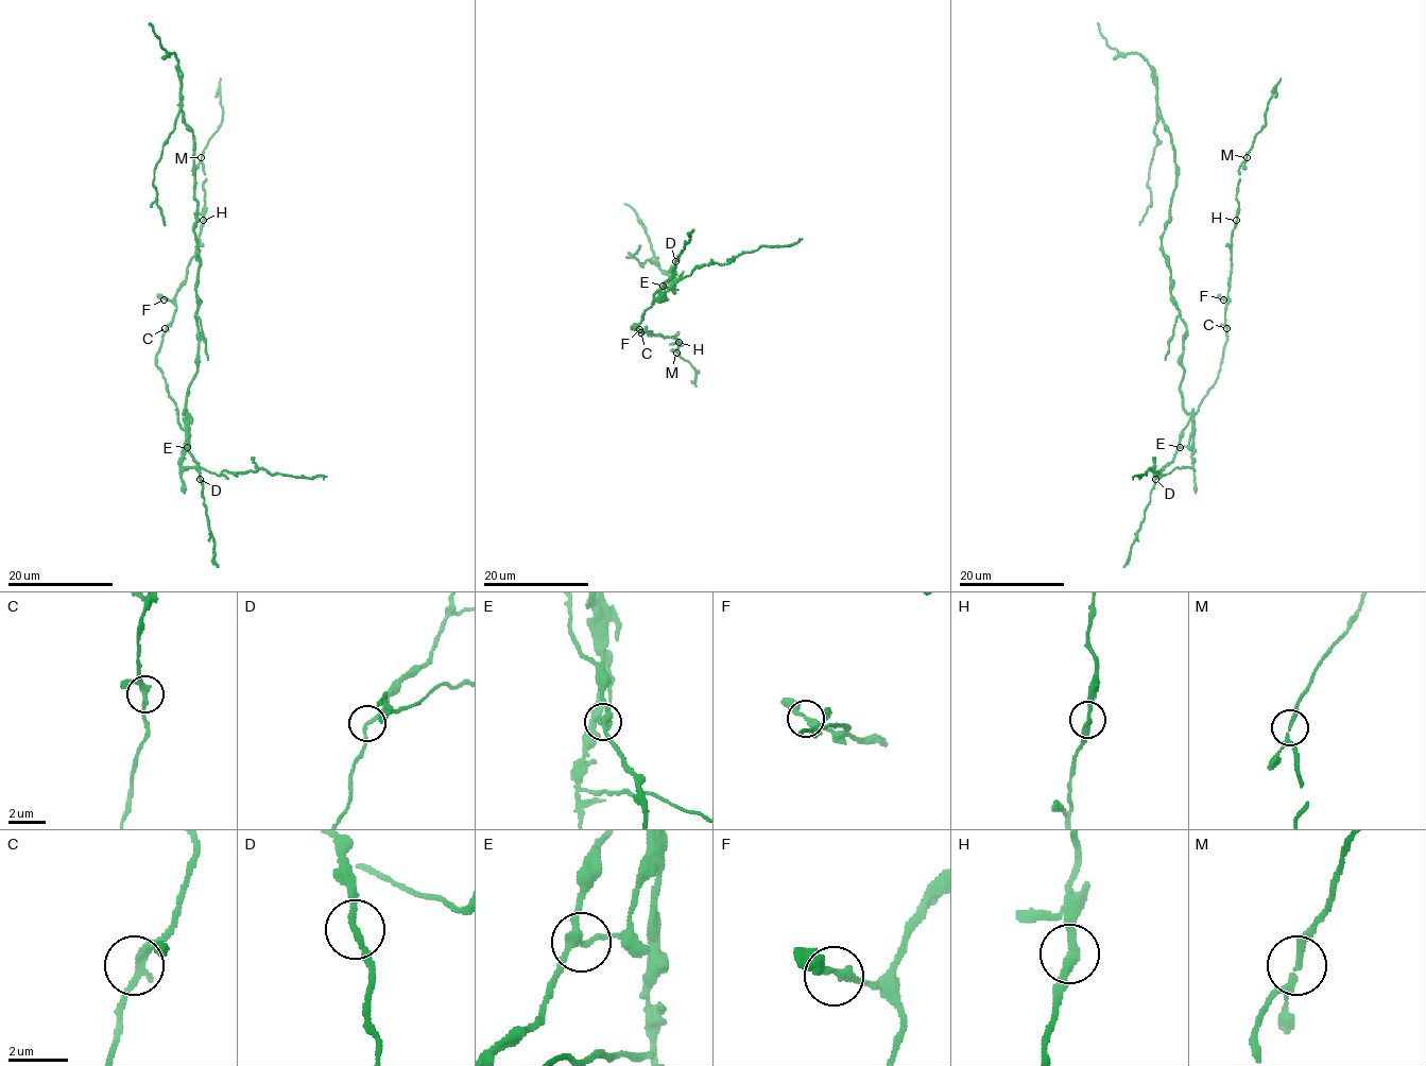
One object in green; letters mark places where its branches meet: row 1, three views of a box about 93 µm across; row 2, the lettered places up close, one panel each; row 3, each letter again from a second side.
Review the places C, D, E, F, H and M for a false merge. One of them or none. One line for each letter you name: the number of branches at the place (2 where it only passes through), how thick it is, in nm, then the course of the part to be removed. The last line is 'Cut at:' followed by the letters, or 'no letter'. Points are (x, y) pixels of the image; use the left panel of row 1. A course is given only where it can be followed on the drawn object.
E: 3 | 220 nm | (188, 447), (184, 409), (196, 372), (200, 253), (194, 136), (181, 109), (153, 174), (164, 225)
Cut at: E

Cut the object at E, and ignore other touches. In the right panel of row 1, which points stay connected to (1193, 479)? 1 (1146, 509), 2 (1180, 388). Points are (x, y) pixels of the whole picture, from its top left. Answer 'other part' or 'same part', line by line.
1: other part
2: same part

